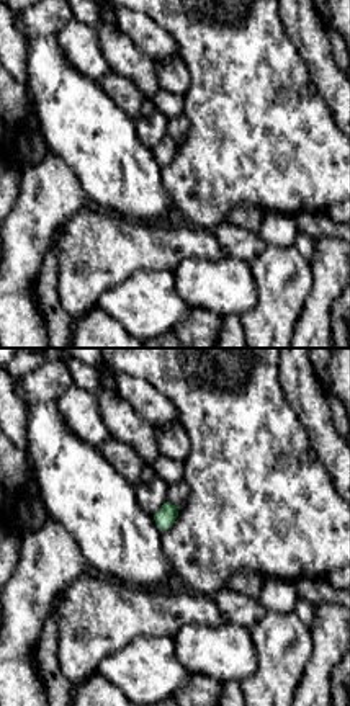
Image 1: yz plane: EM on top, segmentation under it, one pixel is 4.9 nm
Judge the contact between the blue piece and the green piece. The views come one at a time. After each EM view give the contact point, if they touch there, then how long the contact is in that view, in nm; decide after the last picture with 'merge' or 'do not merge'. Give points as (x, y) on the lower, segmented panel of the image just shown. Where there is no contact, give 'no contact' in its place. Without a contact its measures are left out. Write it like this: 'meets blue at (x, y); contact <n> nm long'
meets blue at (159, 527); contact 30 nm long

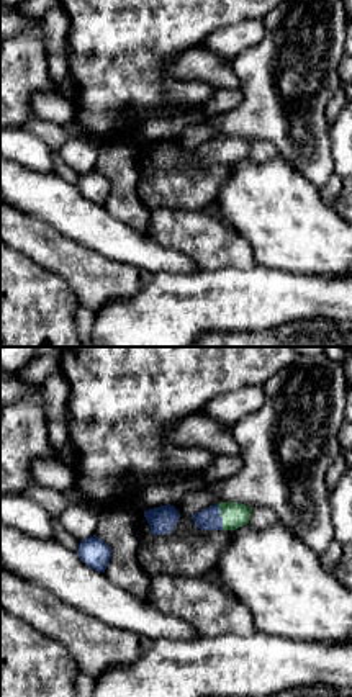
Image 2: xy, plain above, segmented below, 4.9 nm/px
meets blue at (221, 517); contact 130 nm long

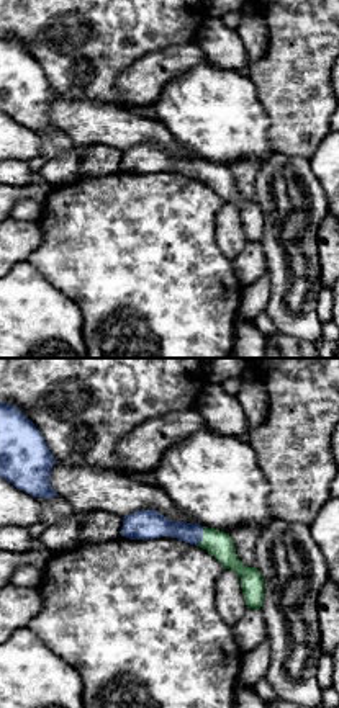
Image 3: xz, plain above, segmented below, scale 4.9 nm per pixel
meets blue at (202, 537); contact 100 nm long

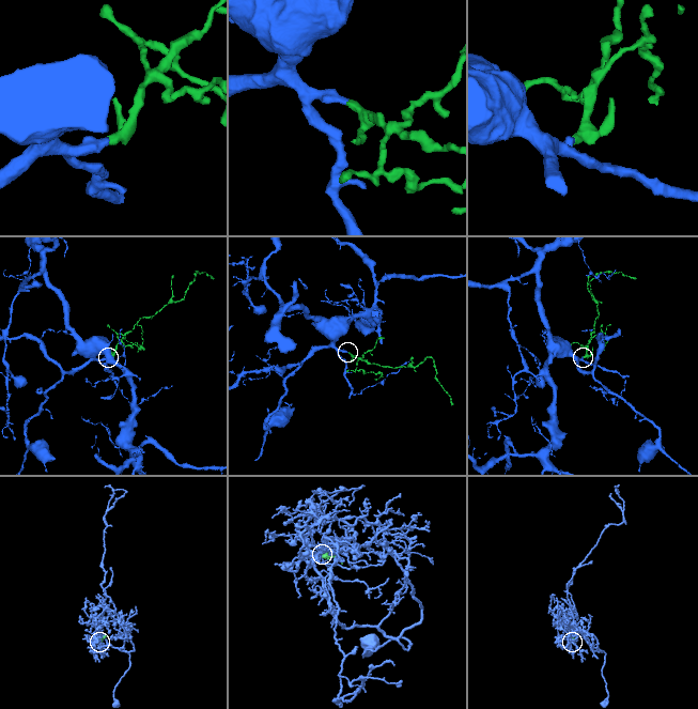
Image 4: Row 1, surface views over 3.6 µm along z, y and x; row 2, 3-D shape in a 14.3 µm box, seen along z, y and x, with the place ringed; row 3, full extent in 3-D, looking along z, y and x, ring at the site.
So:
merge

